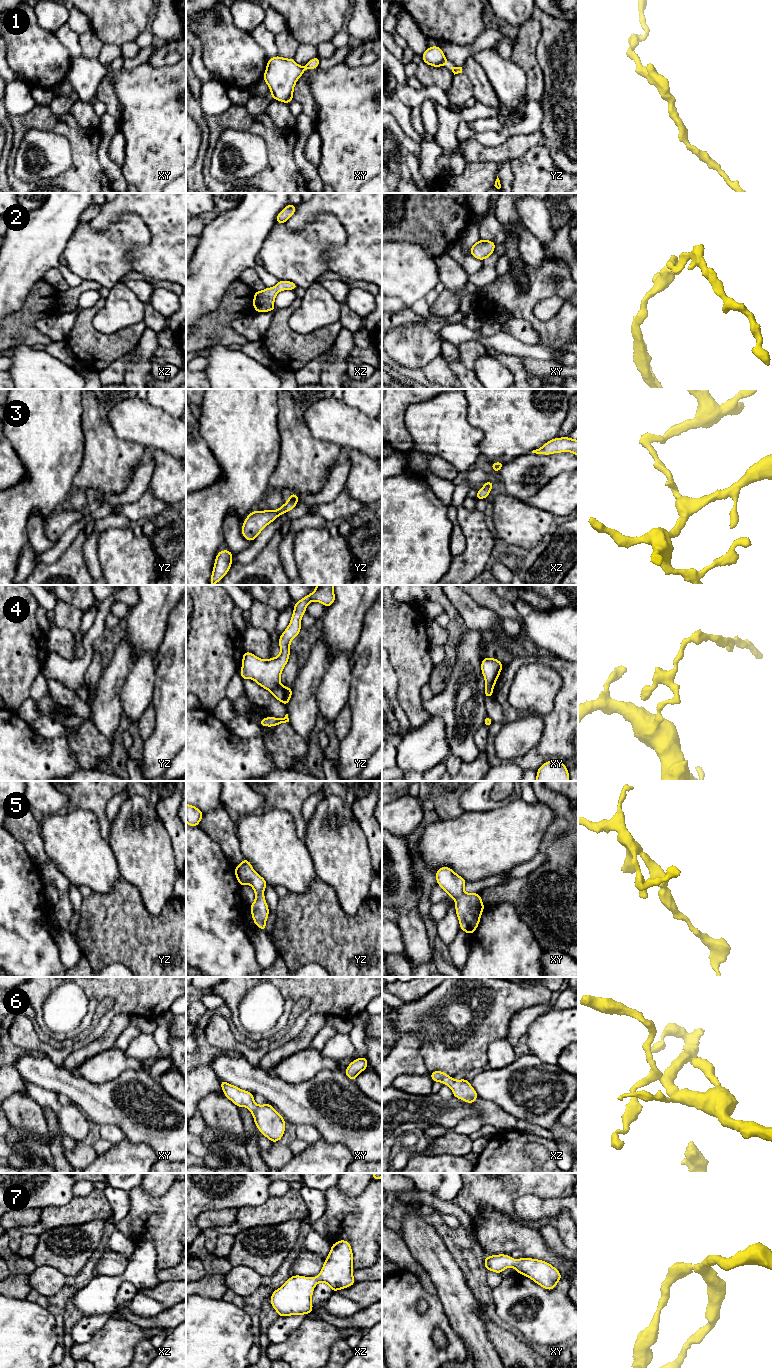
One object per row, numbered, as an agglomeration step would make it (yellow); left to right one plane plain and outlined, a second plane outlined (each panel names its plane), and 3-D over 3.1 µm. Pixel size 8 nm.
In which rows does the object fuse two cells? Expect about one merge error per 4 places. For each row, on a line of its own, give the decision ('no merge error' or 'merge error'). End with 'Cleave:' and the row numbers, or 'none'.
1: no merge error
2: no merge error
3: no merge error
4: merge error
5: no merge error
6: no merge error
7: no merge error
Cleave: 4

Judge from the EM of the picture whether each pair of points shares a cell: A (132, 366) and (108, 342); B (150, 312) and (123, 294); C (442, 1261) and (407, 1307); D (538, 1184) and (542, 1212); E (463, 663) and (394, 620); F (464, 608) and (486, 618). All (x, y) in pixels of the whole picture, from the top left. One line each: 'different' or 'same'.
A: different
B: different
C: different
D: different
E: different
F: same

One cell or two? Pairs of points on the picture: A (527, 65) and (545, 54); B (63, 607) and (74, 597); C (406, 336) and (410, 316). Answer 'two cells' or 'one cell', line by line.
A: two cells
B: two cells
C: two cells

